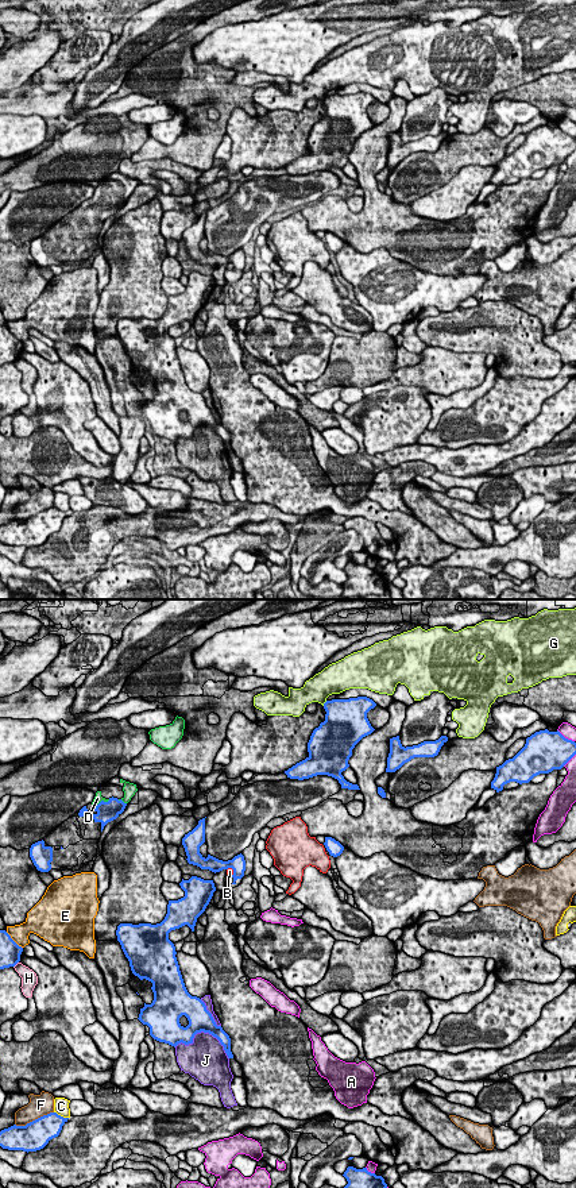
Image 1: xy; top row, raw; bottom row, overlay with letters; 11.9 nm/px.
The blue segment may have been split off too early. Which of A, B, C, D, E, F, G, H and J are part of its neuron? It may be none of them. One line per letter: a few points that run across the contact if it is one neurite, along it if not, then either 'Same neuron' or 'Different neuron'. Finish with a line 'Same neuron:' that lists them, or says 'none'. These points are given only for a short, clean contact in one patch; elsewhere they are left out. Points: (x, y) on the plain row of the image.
A: Different neuron
B: Different neuron
C: Different neuron
D: Line: xy (107, 207), (101, 196), (97, 193). Same neuron
E: Different neuron
F: Different neuron
G: Different neuron
H: Line: xy (18, 357), (14, 362). Different neuron
J: Different neuron
Same neuron: D

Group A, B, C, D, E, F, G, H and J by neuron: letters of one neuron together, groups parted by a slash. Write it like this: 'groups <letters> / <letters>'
groups A B / C / D / E / F / G / H / J

